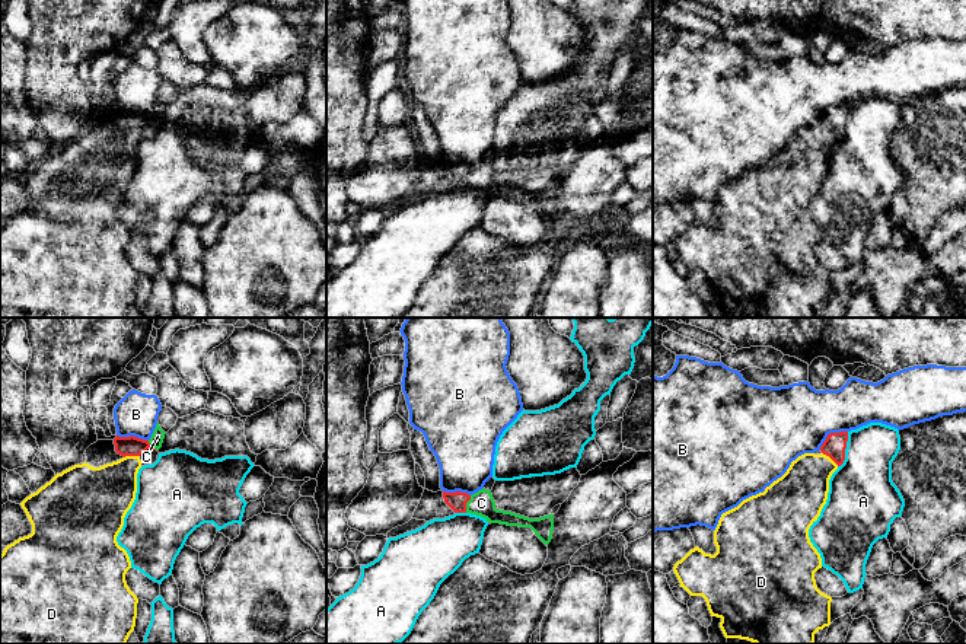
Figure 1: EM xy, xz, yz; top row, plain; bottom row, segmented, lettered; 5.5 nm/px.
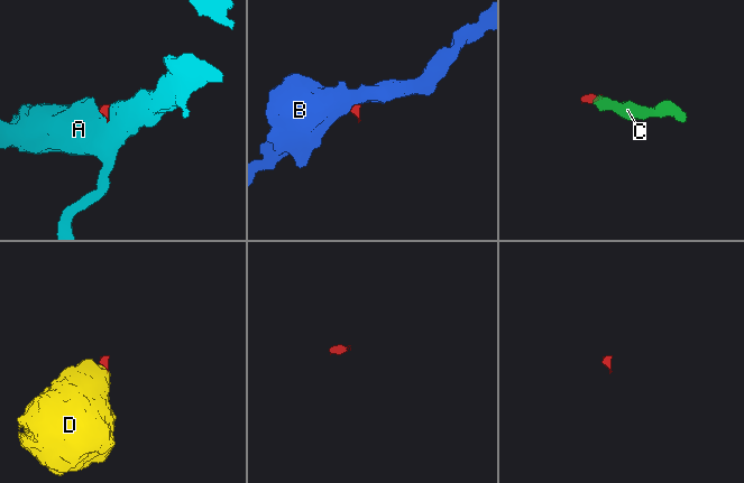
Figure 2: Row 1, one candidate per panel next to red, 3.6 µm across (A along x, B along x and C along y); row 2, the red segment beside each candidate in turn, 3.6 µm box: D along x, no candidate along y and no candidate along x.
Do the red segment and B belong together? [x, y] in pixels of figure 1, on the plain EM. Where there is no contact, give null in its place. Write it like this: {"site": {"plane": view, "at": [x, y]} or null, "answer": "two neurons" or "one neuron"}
{"site": {"plane": "yz", "at": [831, 107]}, "answer": "two neurons"}

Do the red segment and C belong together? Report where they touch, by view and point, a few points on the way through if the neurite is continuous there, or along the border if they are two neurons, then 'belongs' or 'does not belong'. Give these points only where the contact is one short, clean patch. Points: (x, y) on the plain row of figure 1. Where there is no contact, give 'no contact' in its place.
contact xz (465, 178); way xz (456, 175), (465, 178), (481, 177); belongs

